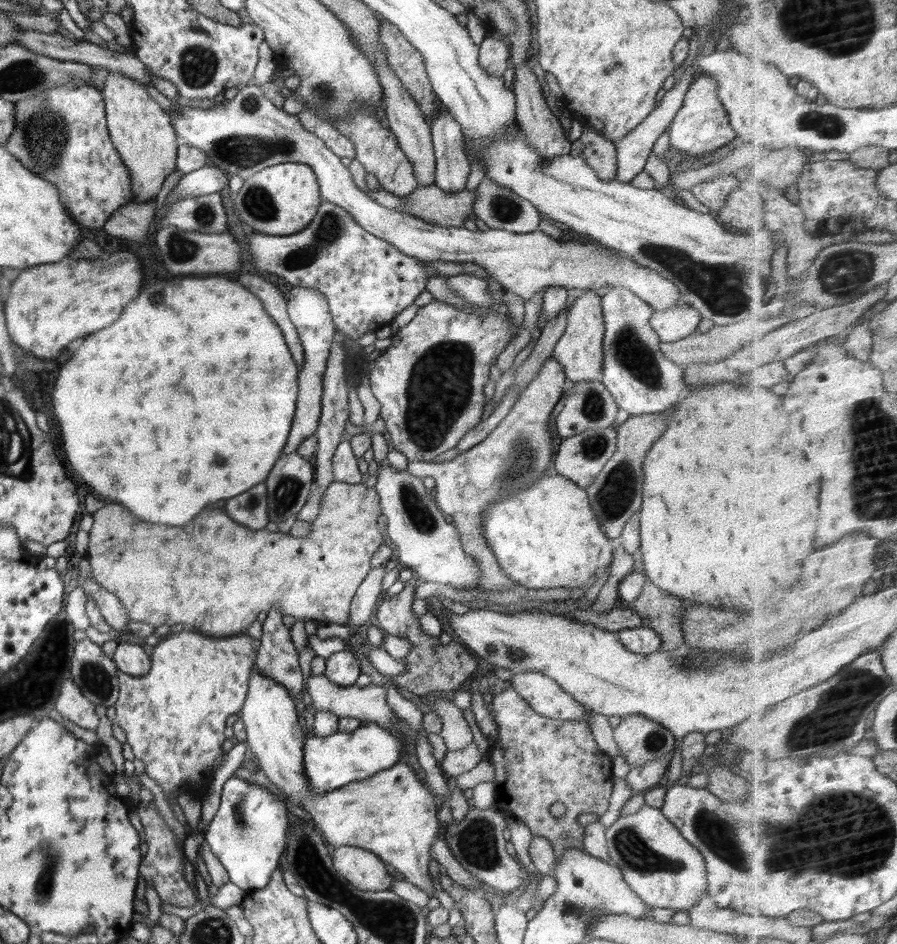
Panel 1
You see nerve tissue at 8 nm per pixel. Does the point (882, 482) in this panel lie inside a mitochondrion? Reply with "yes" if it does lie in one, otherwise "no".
yes

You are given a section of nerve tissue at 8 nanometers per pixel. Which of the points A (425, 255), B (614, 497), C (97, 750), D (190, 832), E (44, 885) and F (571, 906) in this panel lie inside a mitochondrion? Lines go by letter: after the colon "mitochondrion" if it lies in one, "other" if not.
A: other
B: mitochondrion
C: other
D: other
E: mitochondrion
F: mitochondrion

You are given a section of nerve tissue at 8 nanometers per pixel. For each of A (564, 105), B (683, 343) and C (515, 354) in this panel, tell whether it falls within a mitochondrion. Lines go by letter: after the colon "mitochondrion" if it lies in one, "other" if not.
A: other
B: other
C: other

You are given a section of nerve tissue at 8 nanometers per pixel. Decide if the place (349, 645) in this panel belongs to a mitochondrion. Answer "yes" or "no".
no

